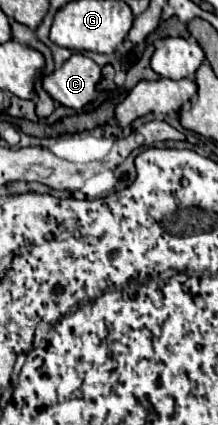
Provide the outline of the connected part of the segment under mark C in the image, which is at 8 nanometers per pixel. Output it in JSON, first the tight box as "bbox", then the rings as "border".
{"bbox":[42,53,102,109],"border":[[[74,53],[60,69],[44,77],[42,87],[48,95],[70,109],[82,109],[94,101],[100,91],[96,89],[102,81],[102,67],[96,65],[90,57]]]}

